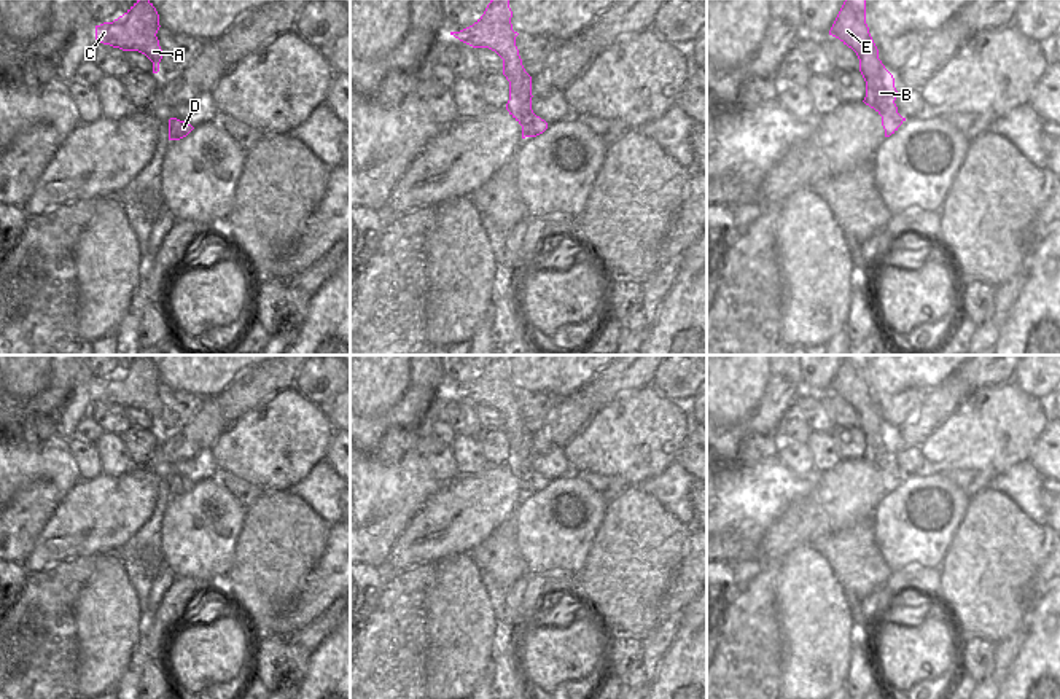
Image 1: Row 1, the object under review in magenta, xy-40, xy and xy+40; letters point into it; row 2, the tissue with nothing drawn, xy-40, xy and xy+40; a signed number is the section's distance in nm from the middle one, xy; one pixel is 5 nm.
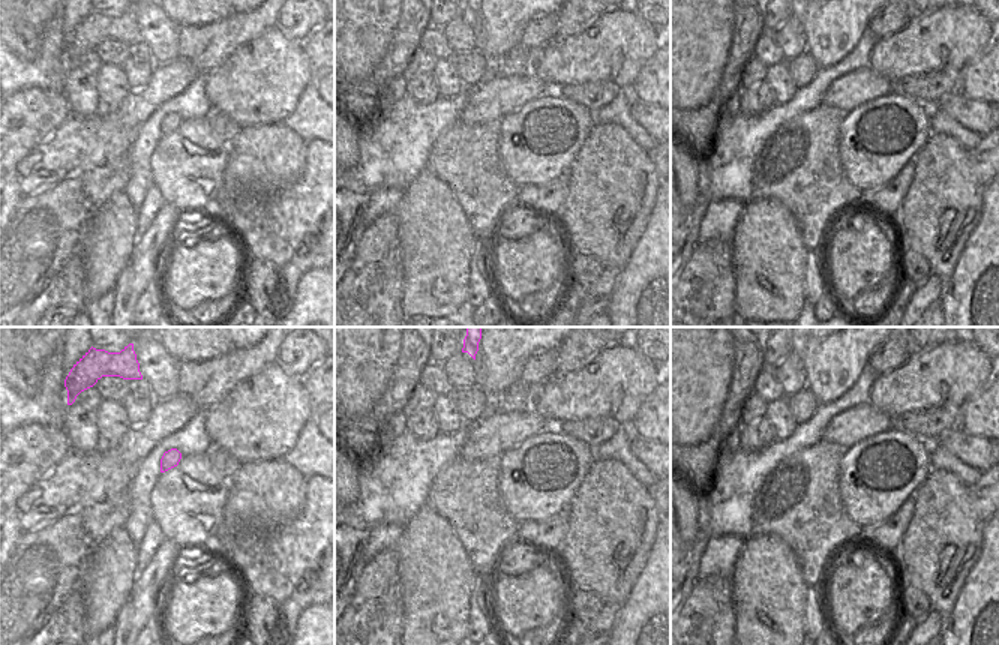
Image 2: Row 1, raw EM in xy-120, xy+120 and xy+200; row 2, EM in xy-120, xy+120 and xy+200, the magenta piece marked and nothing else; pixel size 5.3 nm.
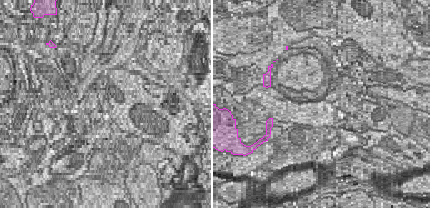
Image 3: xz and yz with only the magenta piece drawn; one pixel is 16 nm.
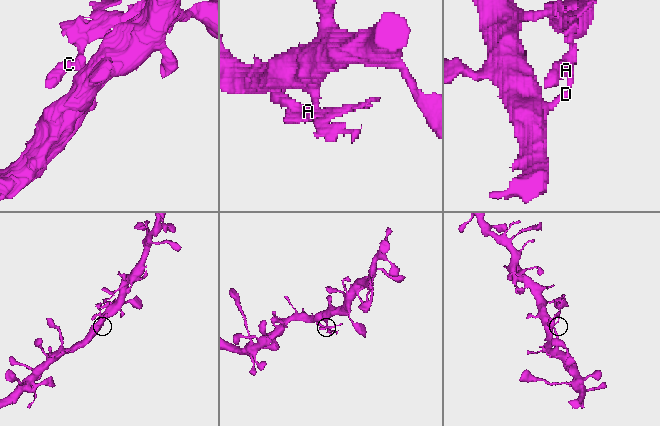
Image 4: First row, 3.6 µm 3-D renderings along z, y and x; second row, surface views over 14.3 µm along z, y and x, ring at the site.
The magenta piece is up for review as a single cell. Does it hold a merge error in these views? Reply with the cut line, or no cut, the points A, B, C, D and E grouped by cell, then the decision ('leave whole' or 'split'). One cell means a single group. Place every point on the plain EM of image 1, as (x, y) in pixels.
xy (535, 472), (527, 492) | A B C E / D | split

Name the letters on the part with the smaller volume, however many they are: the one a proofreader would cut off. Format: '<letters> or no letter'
A, B, C, E

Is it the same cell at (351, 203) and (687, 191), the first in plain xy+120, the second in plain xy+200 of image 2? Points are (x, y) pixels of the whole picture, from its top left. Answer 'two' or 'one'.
two

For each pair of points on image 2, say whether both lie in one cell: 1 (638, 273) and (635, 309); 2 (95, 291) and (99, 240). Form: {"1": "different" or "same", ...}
{"1": "same", "2": "same"}

